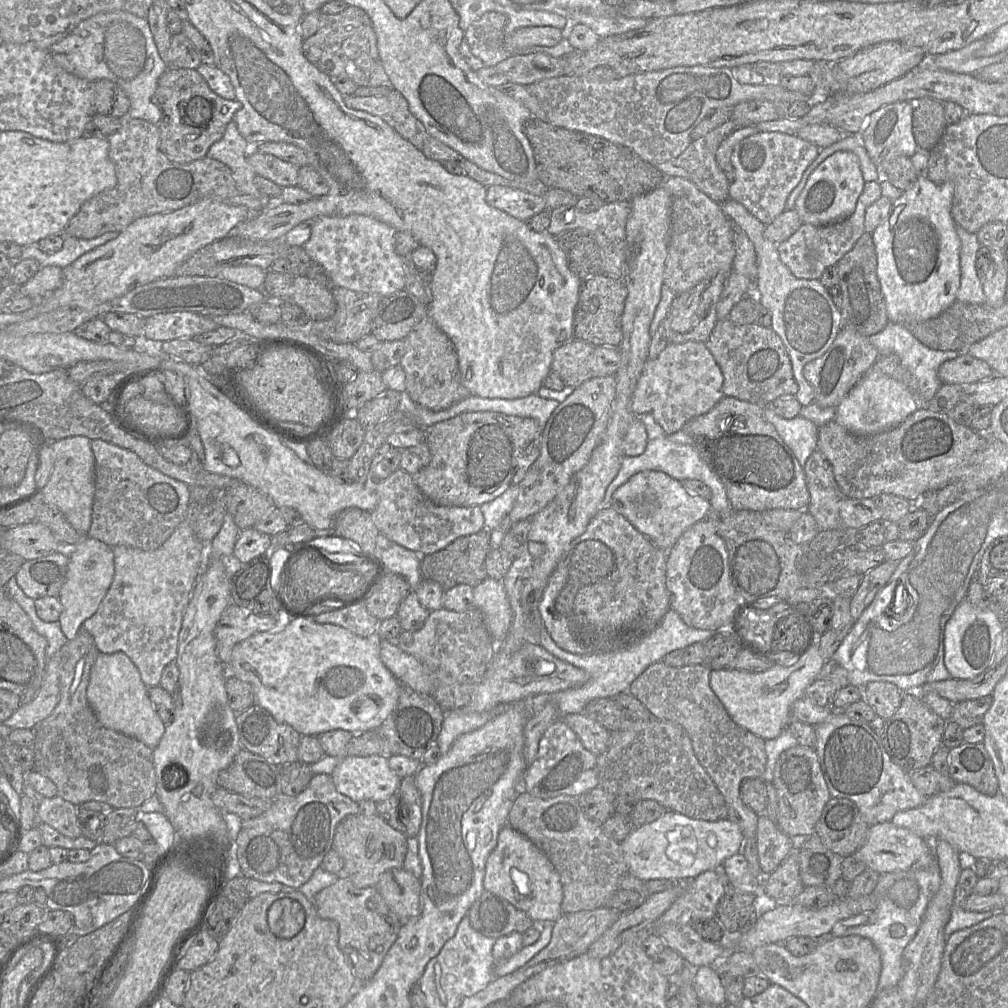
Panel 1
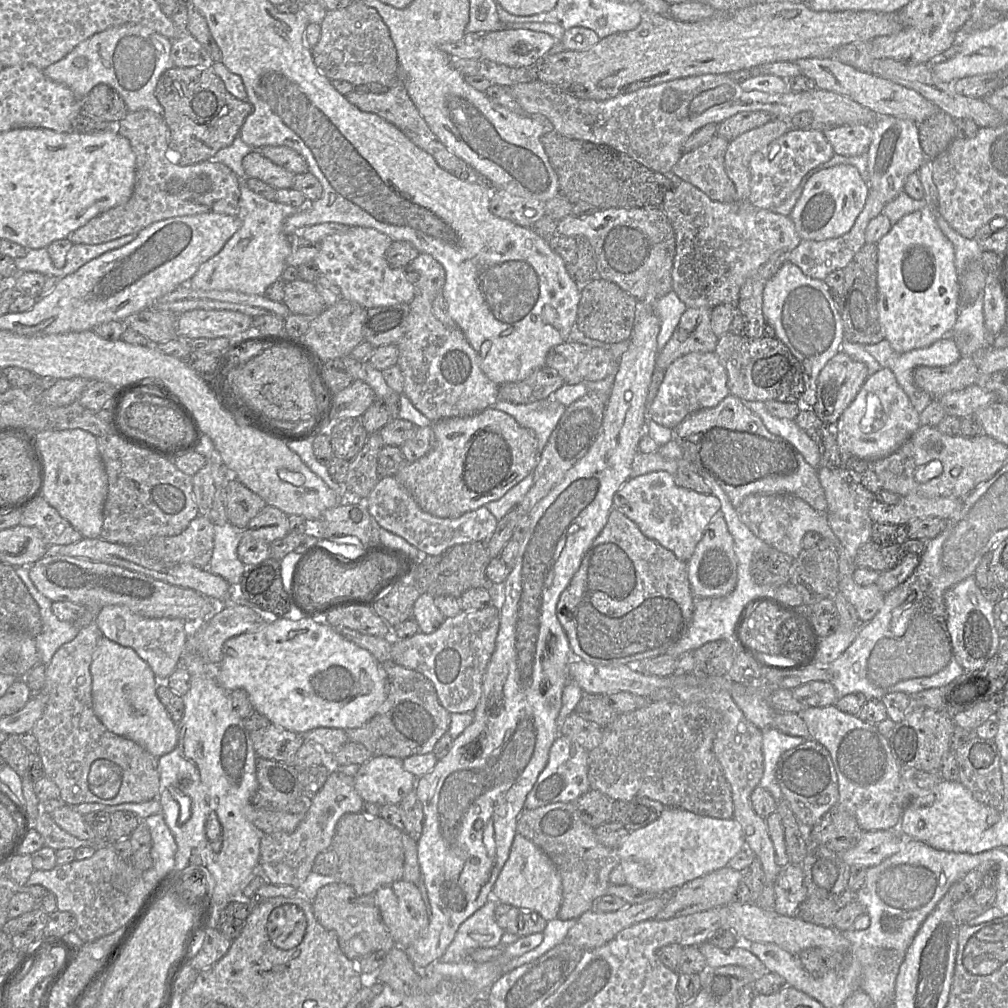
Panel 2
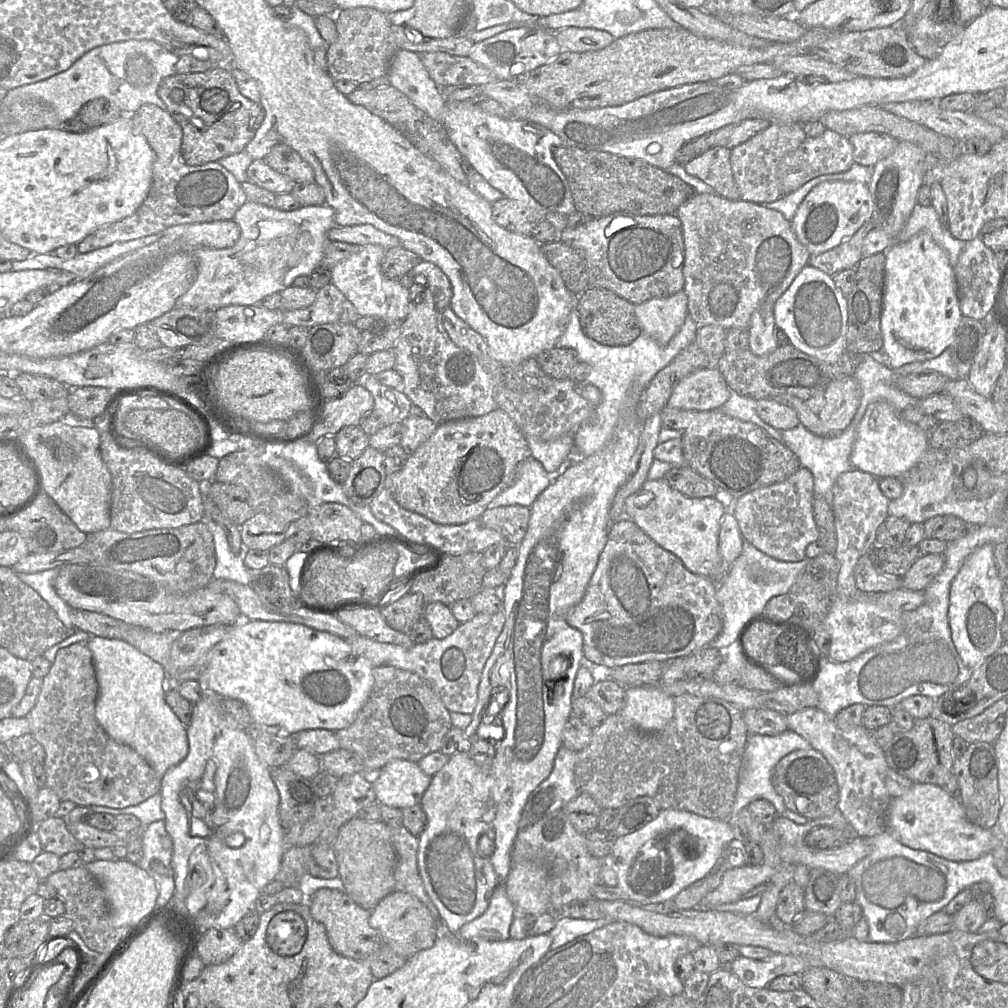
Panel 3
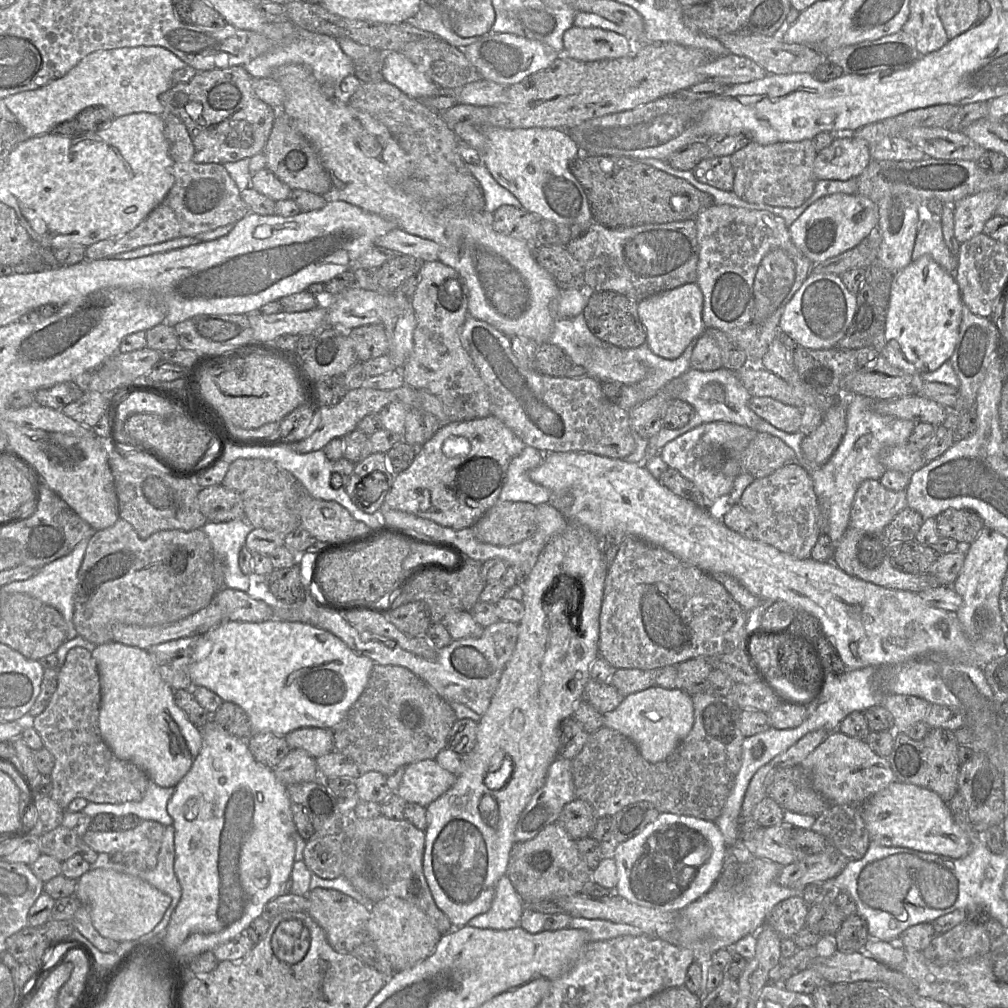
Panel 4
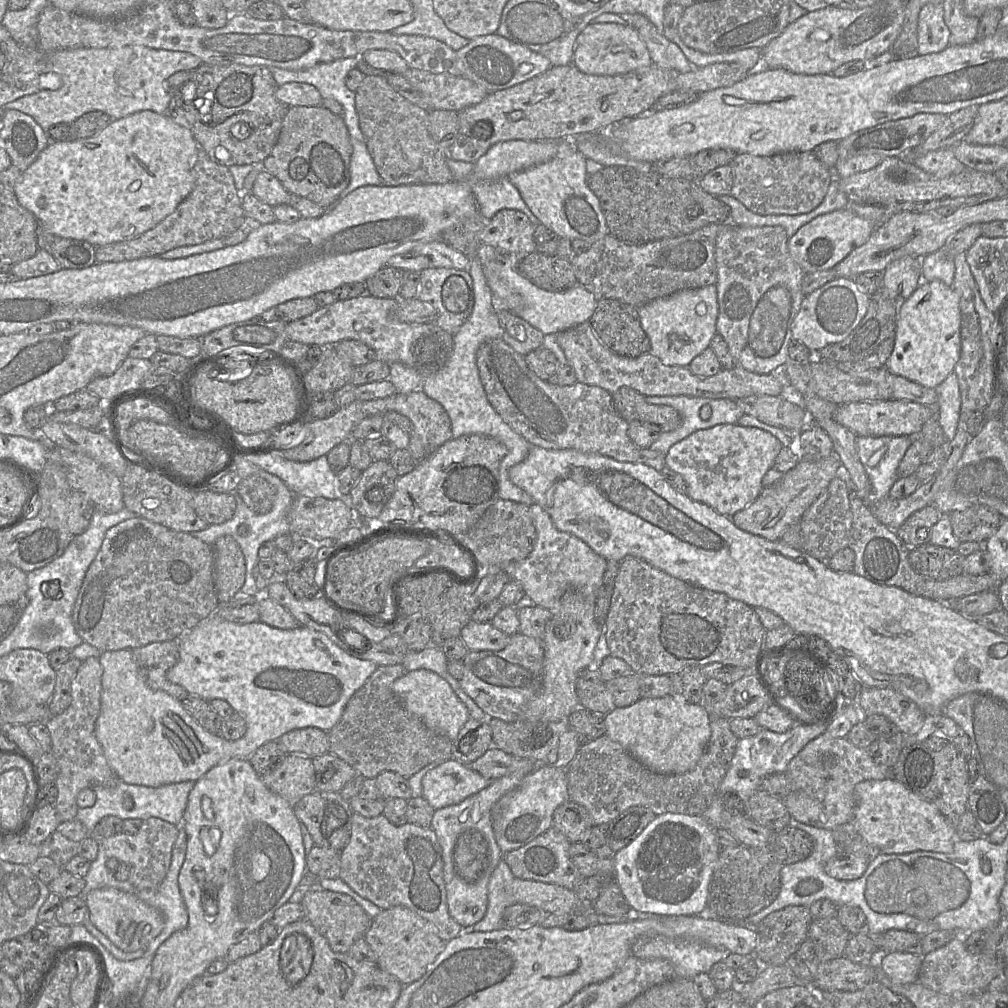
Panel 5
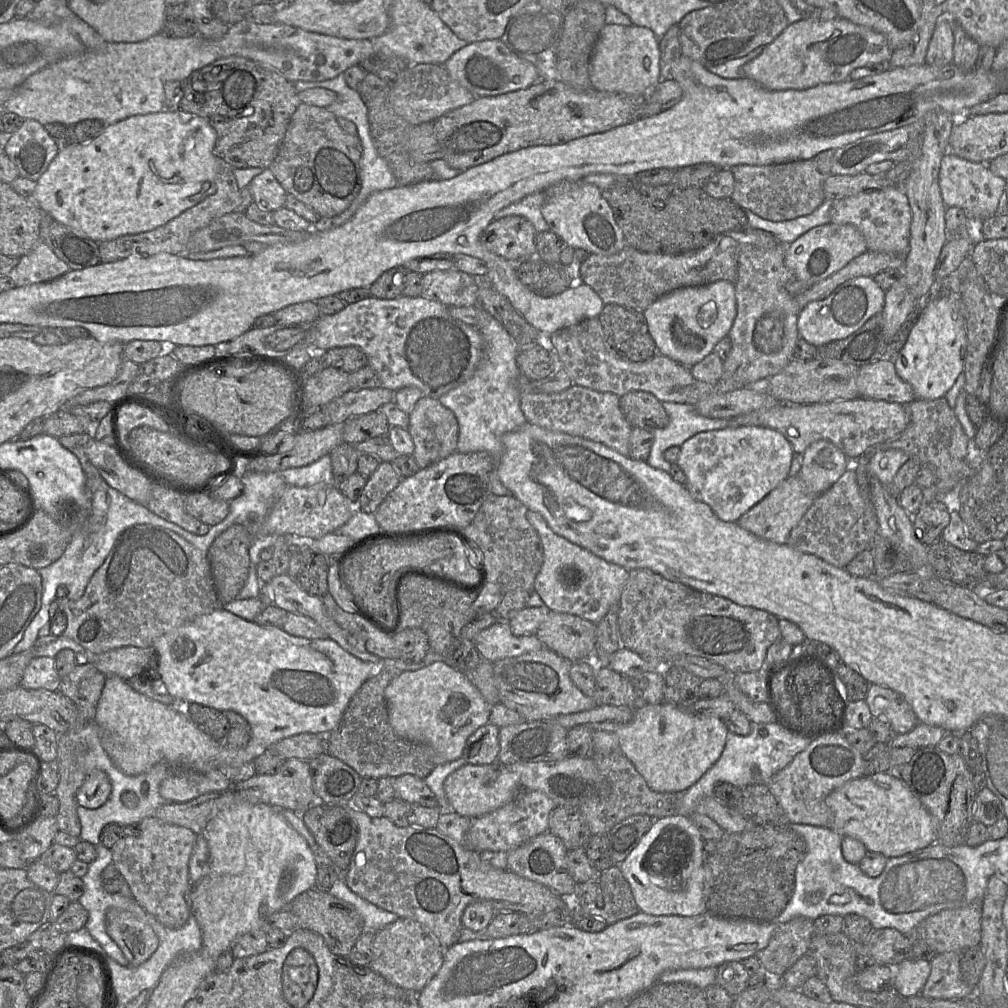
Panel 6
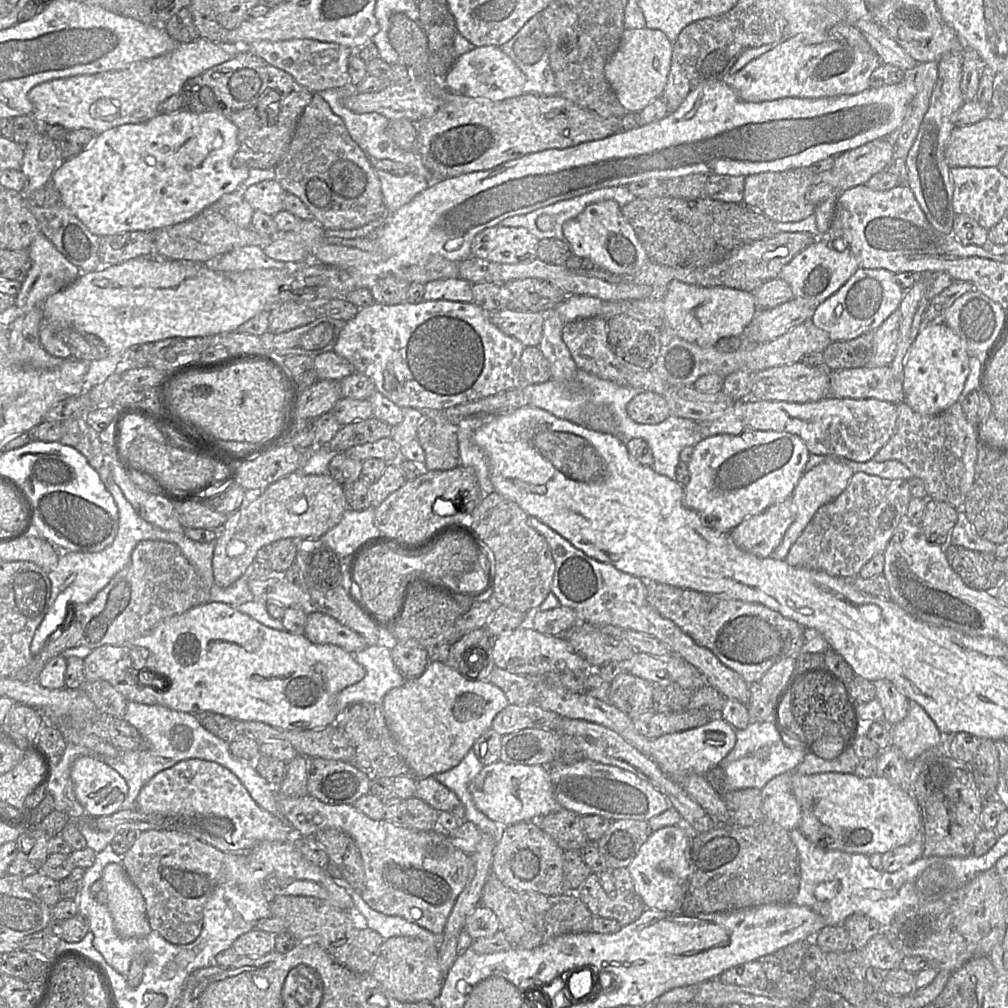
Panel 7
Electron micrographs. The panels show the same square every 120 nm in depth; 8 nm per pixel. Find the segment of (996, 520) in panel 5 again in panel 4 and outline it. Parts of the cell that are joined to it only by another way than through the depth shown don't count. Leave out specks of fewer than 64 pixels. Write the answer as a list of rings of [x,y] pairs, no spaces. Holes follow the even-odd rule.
[[[948,508],[935,519],[941,537],[953,538],[959,543],[969,545],[985,526],[983,519],[976,512],[967,509]]]

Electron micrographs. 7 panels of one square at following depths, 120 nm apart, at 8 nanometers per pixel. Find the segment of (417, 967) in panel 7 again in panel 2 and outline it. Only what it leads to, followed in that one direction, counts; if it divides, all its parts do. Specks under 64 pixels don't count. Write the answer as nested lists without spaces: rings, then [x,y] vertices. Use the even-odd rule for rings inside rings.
[[[402,878],[379,887],[374,895],[396,945],[406,948],[426,934],[429,916],[422,892],[415,883]]]

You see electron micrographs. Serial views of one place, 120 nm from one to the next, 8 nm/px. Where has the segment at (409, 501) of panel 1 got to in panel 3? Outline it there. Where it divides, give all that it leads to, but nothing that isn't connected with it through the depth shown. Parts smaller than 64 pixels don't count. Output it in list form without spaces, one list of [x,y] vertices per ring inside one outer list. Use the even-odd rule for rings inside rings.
[[[387,488],[380,492],[369,507],[376,519],[393,527],[401,536],[416,542],[430,543],[447,555],[461,555],[472,552],[483,553],[489,546],[498,543],[511,546],[502,534],[483,526],[479,518],[464,524],[444,525],[435,523],[415,512],[408,511],[396,502]]]

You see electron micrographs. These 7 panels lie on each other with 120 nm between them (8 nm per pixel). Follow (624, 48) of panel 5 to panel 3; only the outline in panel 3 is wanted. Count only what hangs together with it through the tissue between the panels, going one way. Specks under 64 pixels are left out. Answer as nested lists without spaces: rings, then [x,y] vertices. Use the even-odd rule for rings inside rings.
[[[568,27],[554,33],[561,52],[597,51],[609,46],[615,40],[608,32],[594,28]]]

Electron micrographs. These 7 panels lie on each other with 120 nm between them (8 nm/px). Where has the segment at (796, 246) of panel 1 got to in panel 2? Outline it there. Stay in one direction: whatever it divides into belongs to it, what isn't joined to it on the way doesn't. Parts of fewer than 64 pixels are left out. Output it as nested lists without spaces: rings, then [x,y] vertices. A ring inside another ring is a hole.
[[[870,190],[866,204],[849,232],[840,237],[822,241],[802,239],[790,253],[789,260],[797,265],[805,275],[814,279],[824,280],[831,272],[844,269],[866,243],[865,234],[868,224],[873,218],[883,213],[885,205],[878,199],[876,193]]]

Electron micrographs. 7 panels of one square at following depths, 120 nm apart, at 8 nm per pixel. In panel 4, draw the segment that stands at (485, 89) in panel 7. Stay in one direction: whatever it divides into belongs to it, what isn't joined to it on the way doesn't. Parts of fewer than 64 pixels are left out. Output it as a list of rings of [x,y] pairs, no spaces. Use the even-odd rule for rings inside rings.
[[[489,33],[484,35],[475,43],[464,48],[463,52],[482,75],[482,79],[490,80],[506,87],[544,70],[559,56],[558,52],[545,43],[509,33]]]

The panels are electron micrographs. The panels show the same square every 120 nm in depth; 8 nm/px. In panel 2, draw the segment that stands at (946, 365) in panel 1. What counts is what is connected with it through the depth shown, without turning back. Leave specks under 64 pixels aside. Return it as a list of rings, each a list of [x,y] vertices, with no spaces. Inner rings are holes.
[[[963,356],[957,362],[940,367],[919,366],[914,370],[914,381],[933,399],[978,383],[979,367],[974,356]]]

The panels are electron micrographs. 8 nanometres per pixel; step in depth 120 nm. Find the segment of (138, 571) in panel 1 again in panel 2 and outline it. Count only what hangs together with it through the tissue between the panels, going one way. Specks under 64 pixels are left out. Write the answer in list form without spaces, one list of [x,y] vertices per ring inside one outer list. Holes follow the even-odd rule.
[[[118,605],[105,606],[97,611],[94,624],[104,637],[123,647],[133,649],[150,666],[160,681],[165,681],[179,666],[190,627],[181,619],[145,618]]]

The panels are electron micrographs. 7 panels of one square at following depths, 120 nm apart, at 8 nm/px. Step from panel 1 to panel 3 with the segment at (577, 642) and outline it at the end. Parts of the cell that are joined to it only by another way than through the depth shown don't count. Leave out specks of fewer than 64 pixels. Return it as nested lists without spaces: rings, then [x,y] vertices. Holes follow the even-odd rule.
[[[623,517],[611,524],[607,542],[599,556],[597,566],[589,581],[585,594],[582,600],[568,611],[566,621],[570,626],[578,629],[582,633],[584,657],[597,665],[613,669],[626,664],[649,661],[664,662],[672,658],[686,657],[696,650],[709,646],[720,634],[723,621],[721,607],[716,599],[716,590],[717,585],[711,579],[689,571],[676,555],[663,549],[634,522]]]

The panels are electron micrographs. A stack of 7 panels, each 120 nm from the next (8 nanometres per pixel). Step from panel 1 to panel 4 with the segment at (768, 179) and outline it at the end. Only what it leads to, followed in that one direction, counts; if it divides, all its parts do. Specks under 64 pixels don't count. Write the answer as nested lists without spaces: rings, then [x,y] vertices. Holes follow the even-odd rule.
[[[837,137],[832,143],[817,152],[814,161],[814,174],[817,180],[848,180],[857,178],[872,160],[866,142],[853,137]]]

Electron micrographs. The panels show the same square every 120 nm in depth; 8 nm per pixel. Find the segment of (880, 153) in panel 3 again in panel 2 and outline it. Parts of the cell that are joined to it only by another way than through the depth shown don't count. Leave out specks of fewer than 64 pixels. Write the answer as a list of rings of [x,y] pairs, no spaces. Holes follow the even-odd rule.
[[[850,125],[823,129],[836,154],[859,156],[868,152],[873,139],[871,126]]]

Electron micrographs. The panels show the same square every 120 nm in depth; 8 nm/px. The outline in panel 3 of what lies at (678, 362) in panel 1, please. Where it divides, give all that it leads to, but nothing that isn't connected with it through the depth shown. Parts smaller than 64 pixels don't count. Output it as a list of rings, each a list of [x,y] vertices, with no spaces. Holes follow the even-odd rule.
[[[703,368],[684,377],[673,389],[666,407],[692,411],[719,409],[730,396],[719,368]]]

